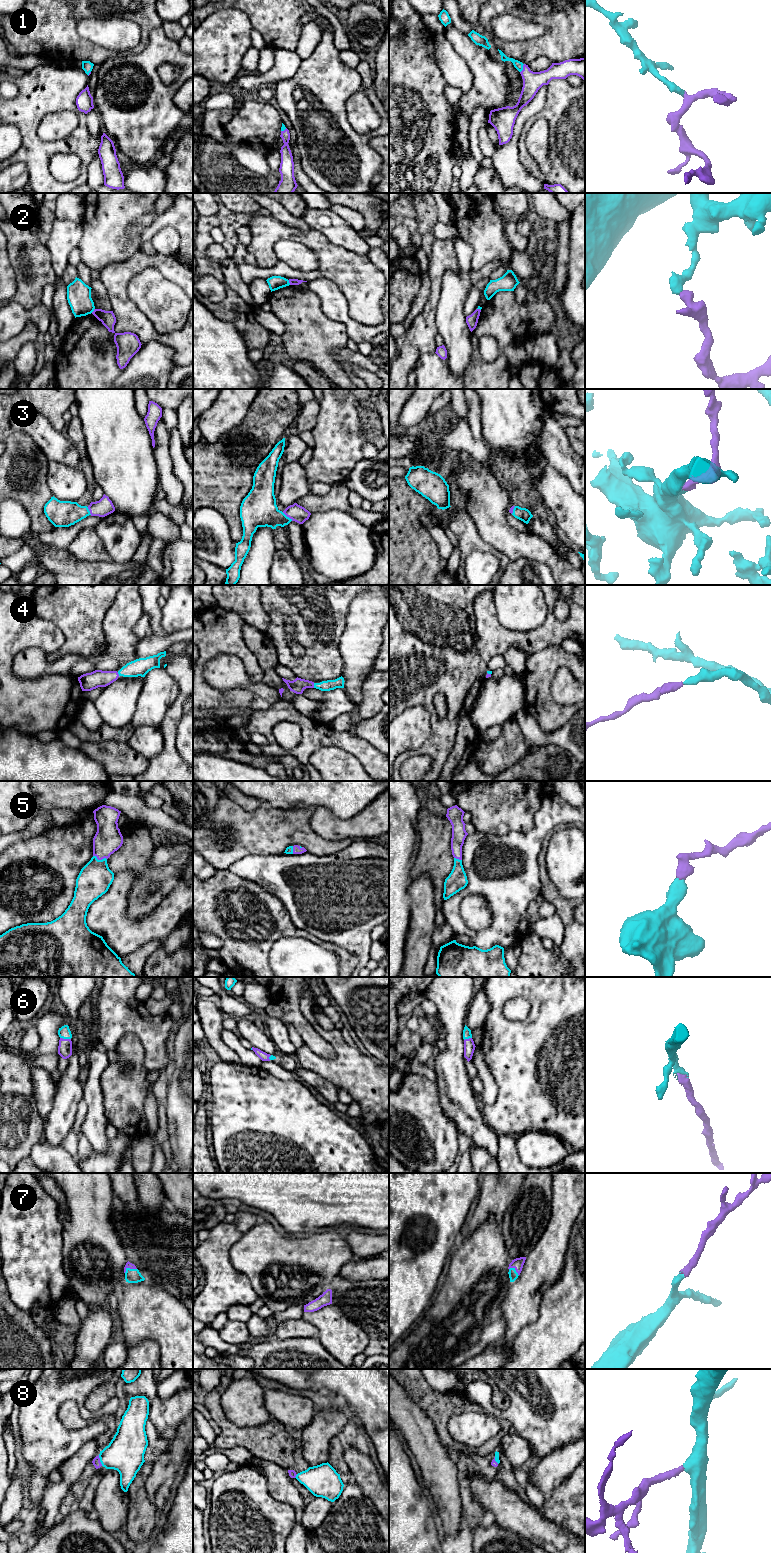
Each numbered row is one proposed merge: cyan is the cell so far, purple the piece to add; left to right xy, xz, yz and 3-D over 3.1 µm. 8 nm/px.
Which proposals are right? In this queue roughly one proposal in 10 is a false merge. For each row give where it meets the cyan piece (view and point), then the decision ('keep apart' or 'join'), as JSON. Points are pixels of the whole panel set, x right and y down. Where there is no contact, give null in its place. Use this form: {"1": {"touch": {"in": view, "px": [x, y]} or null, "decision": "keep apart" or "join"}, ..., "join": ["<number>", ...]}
{"1": {"touch": {"in": "yz", "px": [522, 68]}, "decision": "join"}, "2": {"touch": {"in": "xz", "px": [288, 282]}, "decision": "keep apart"}, "3": {"touch": {"in": "xz", "px": [286, 516]}, "decision": "join"}, "4": {"touch": {"in": "xz", "px": [314, 685]}, "decision": "join"}, "5": {"touch": {"in": "xy", "px": [100, 860]}, "decision": "join"}, "6": {"touch": {"in": "xy", "px": [65, 1038]}, "decision": "join"}, "7": {"touch": {"in": "xy", "px": [129, 1268]}, "decision": "join"}, "8": {"touch": {"in": "xy", "px": [100, 1460]}, "decision": "join"}, "join": ["1", "3", "4", "5", "6", "7", "8"]}

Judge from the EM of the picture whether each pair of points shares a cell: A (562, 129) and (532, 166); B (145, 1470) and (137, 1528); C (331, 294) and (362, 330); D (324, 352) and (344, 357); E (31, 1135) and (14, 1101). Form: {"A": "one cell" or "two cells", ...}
{"A": "one cell", "B": "one cell", "C": "one cell", "D": "two cells", "E": "one cell"}

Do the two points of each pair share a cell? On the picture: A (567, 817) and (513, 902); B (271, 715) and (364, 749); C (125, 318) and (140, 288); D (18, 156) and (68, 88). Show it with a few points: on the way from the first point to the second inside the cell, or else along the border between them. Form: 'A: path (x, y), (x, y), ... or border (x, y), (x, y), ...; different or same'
A: path (543, 828), (527, 846), (527, 871), (521, 878); same
B: path (294, 716), (317, 735), (341, 740); same
C: border (130, 280), (127, 286), (127, 295), (149, 320); different
D: path (29, 138), (29, 121), (50, 100); same

